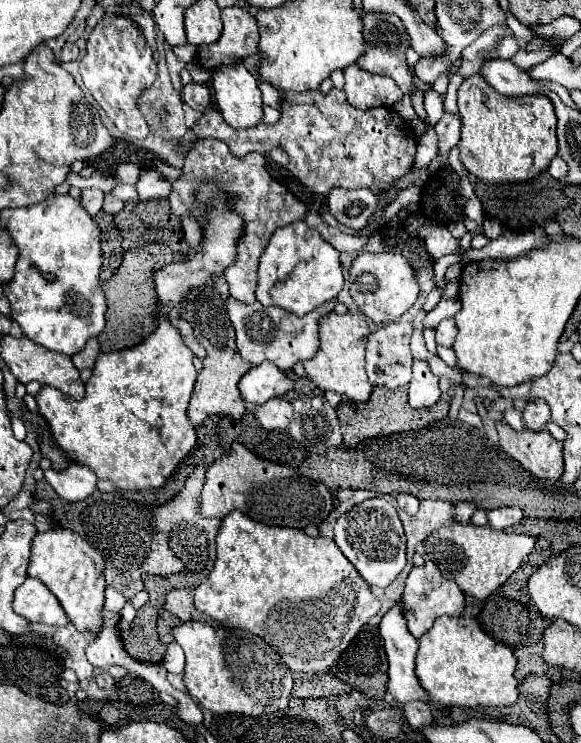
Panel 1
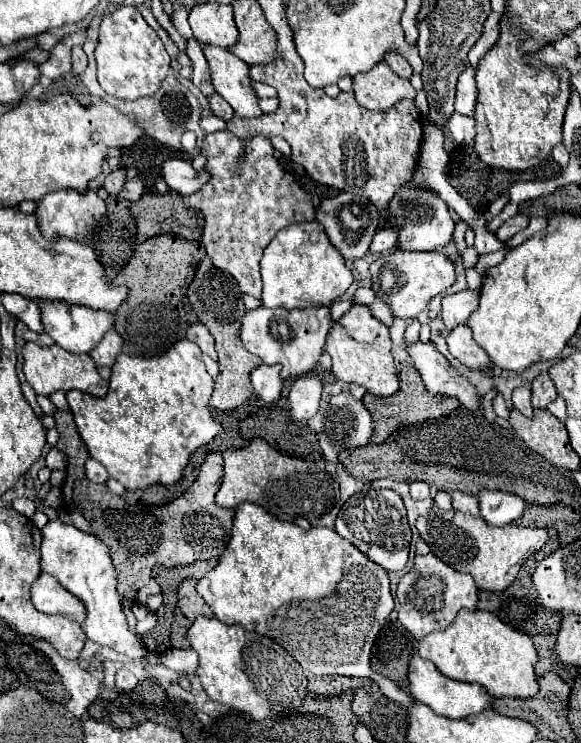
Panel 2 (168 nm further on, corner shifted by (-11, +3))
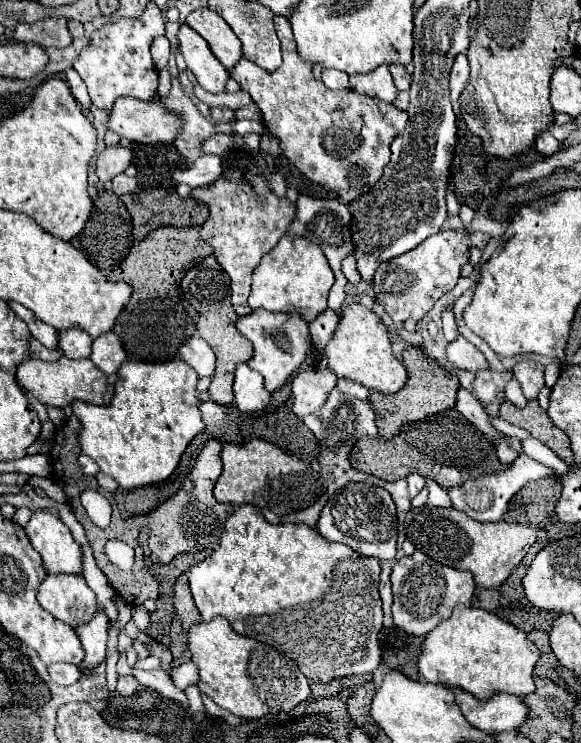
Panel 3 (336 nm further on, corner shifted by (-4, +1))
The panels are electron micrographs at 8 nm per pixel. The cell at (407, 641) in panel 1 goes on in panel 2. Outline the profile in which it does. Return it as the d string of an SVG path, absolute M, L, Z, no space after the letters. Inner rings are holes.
M417 653L411 657L411 663L409 663L409 687L415 699L419 699L421 703L427 703L435 713L445 715L449 719L465 719L473 713L481 713L485 709L491 709L495 701L495 697L483 691L483 687L479 685L447 679L433 663L429 663L427 659L421 659Z

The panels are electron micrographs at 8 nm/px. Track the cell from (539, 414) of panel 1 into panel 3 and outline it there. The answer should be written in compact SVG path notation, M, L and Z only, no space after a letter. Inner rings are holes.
M522 361L512 369L512 373L514 379L518 379L518 383L522 385L524 397L528 401L536 399L540 389L544 387L544 367L536 361Z

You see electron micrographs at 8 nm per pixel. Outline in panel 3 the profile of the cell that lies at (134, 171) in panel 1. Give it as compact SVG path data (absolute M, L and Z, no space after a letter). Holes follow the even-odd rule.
M124 173L117 175L112 179L112 191L116 195L126 195L126 193L134 193L138 189L136 177L129 177Z

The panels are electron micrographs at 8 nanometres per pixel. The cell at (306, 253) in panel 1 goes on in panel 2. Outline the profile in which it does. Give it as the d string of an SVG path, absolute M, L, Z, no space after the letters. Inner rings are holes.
M315 221L297 223L281 229L267 245L261 259L263 277L263 305L283 309L305 309L331 305L337 301L353 281L351 271L345 267L341 253L329 243L323 227Z

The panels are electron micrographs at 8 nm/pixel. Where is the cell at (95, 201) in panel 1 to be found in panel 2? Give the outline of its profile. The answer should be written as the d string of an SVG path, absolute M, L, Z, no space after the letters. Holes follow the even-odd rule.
M119 167L117 171L111 171L111 173L107 175L103 187L109 191L111 197L117 197L117 193L121 191L121 187L123 187L123 183L125 183L125 173L127 173L125 167Z

